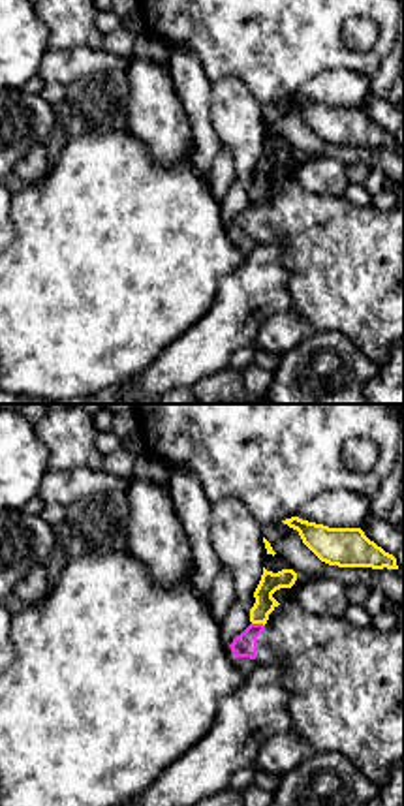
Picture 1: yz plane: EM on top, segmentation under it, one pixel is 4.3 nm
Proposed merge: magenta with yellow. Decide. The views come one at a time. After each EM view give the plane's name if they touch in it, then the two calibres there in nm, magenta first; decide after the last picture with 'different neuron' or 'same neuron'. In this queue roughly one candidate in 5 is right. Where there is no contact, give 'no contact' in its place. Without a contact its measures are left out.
contact in yz; calibres 110 and 90 nm

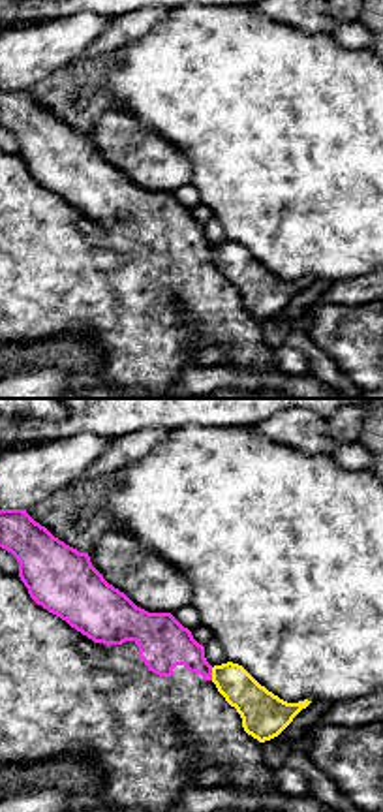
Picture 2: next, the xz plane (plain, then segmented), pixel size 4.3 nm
contact in xz; calibres 220 and 170 nm

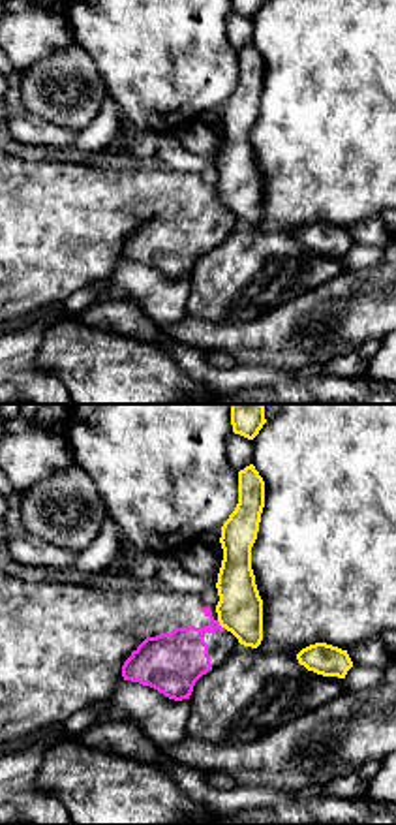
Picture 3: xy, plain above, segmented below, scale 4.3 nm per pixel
contact in xy; calibres 240 and 190 nm

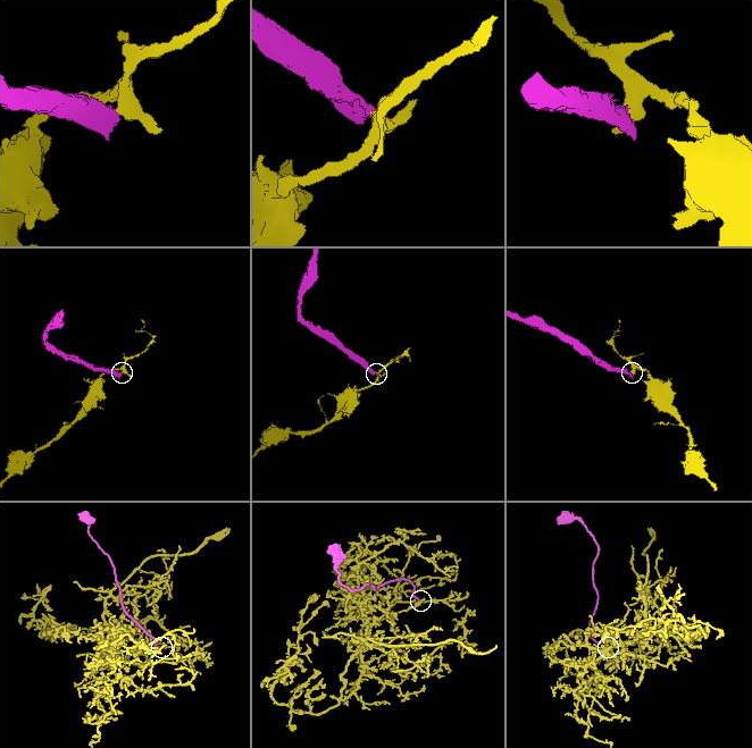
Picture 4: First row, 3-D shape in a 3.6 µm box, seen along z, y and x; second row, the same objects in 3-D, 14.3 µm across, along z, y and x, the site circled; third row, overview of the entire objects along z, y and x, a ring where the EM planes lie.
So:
different neuron

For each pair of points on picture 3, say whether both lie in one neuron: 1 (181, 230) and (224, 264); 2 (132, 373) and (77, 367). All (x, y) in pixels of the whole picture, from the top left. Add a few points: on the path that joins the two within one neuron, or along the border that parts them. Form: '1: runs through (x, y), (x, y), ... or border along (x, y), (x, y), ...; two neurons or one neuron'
1: border along (241, 224), (196, 262), (188, 279); two neurons
2: runs through (119, 373), (104, 373), (98, 367), (91, 367); one neuron

